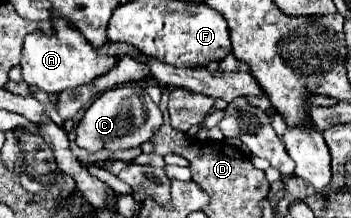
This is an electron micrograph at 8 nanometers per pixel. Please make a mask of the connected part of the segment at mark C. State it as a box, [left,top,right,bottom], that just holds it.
[75,86,163,152]

